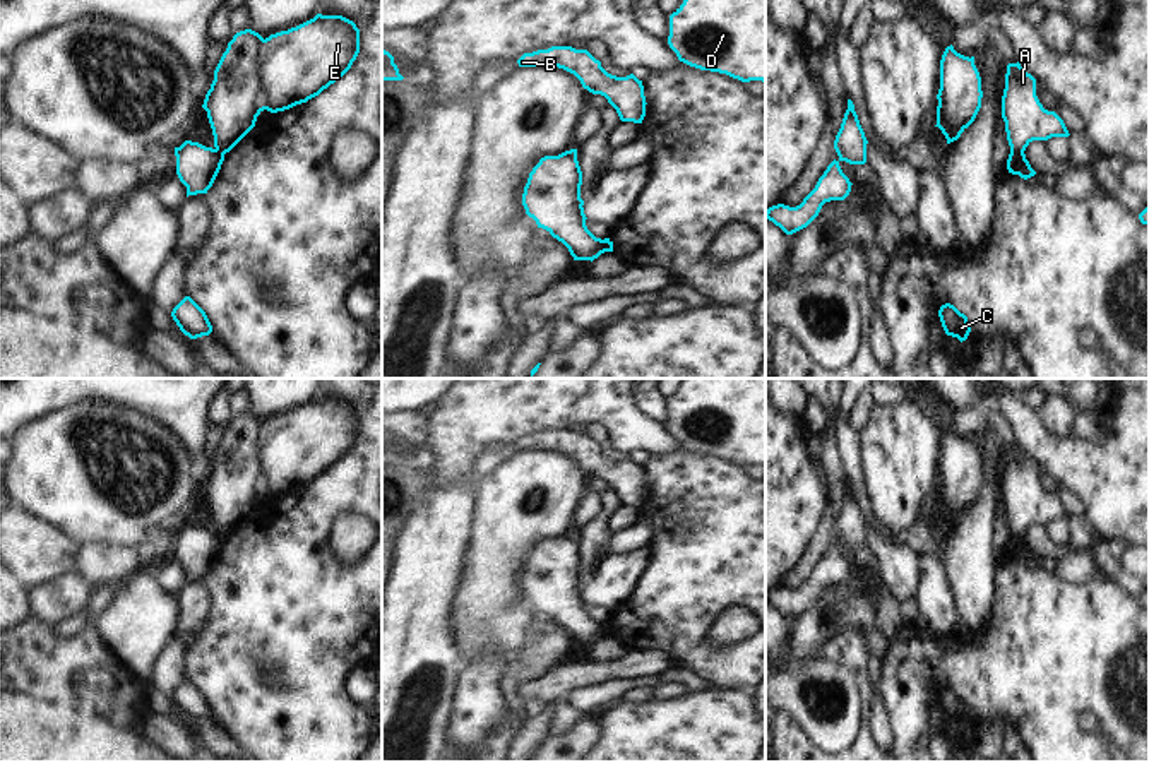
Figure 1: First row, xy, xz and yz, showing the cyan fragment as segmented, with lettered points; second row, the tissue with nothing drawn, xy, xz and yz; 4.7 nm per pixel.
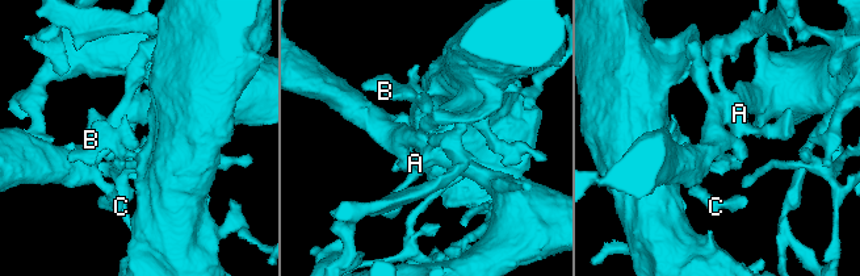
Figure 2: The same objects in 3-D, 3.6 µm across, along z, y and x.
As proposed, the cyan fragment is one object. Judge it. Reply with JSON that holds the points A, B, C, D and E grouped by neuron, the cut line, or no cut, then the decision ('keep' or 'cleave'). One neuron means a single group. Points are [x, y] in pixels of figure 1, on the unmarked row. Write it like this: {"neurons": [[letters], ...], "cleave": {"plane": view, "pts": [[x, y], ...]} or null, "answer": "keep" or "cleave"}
{"neurons": [["A", "B", "D"], ["C", "E"]], "cleave": {"plane": "xy", "pts": [[262, 423], [261, 463], [266, 492]]}, "answer": "cleave"}

